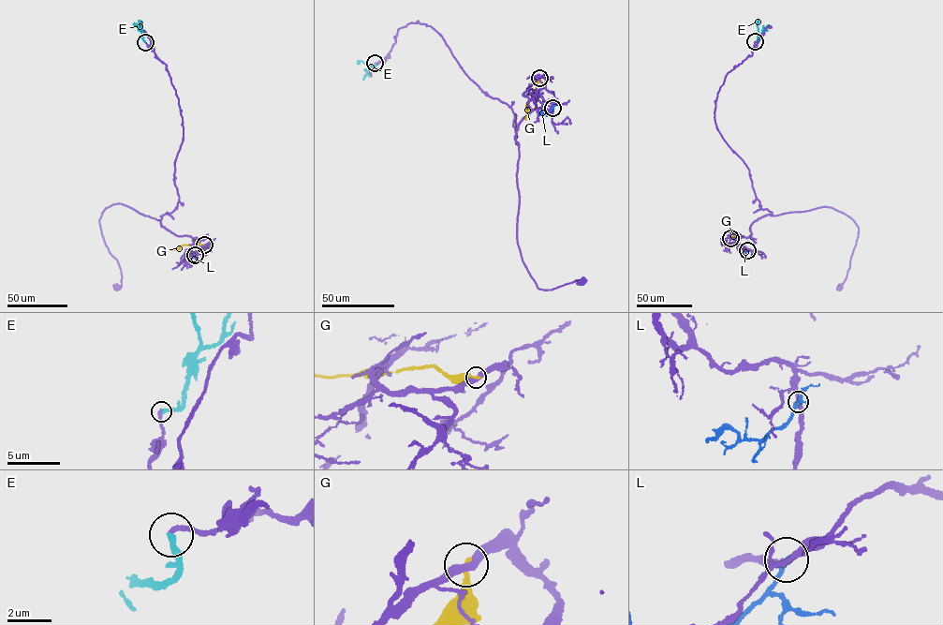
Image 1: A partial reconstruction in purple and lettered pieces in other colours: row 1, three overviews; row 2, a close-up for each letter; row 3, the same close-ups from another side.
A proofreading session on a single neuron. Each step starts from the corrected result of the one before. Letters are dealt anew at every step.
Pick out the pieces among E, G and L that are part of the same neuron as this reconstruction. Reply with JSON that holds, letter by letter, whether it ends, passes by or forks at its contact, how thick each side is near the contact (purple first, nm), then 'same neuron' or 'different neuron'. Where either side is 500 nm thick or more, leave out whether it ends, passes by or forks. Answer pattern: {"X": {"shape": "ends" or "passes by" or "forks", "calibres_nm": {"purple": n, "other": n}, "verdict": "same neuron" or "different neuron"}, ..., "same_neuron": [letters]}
{"E": {"shape": "ends", "calibres_nm": {"purple": 220, "other": 280}, "verdict": "different neuron"}, "G": {"shape": "ends", "calibres_nm": {"purple": 360, "other": 220}, "verdict": "different neuron"}, "L": {"shape": "ends", "calibres_nm": {"purple": 240, "other": 220}, "verdict": "different neuron"}, "same_neuron": []}

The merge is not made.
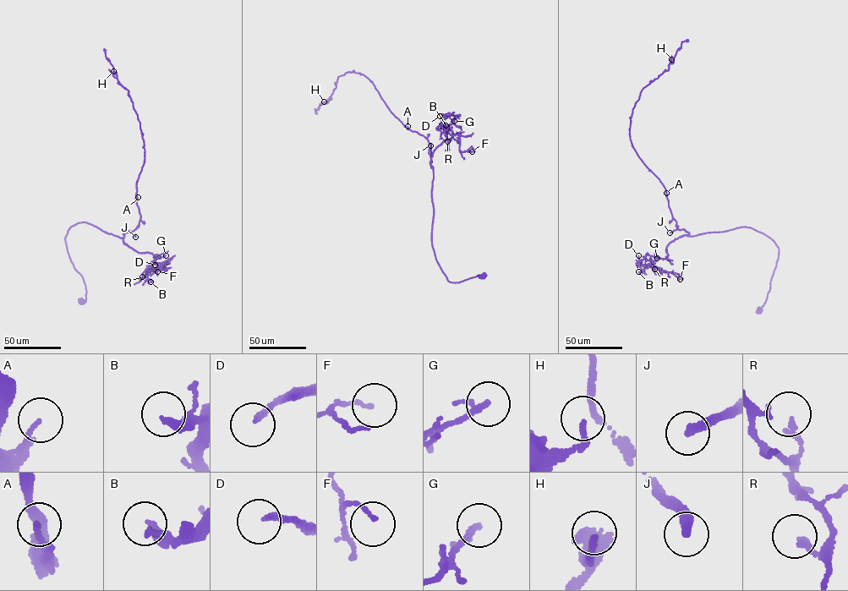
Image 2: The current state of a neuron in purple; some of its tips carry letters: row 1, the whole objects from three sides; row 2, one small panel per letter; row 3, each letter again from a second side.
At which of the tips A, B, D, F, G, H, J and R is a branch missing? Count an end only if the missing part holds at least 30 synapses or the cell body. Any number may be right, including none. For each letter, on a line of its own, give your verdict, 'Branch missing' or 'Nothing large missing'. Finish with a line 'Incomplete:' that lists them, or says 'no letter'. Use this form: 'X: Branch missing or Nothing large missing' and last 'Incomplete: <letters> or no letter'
A: Nothing large missing
B: Nothing large missing
D: Nothing large missing
F: Nothing large missing
G: Nothing large missing
H: Nothing large missing
J: Branch missing
R: Nothing large missing
Incomplete: J

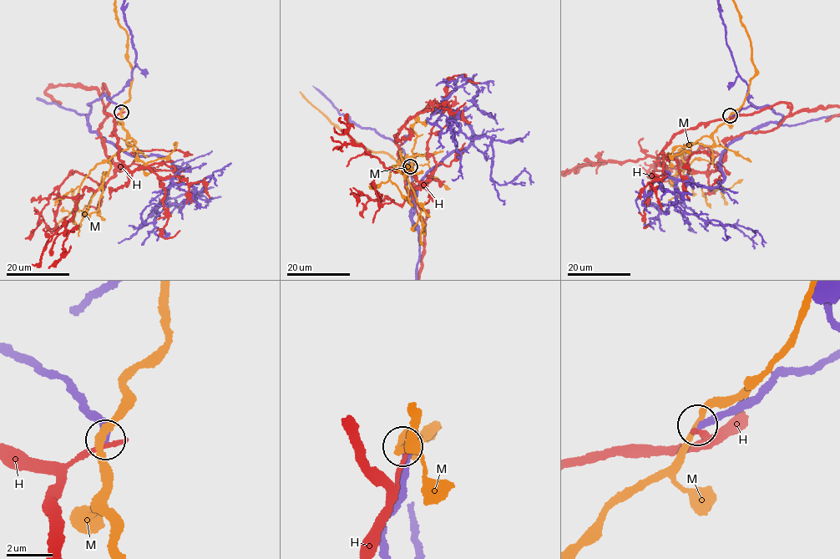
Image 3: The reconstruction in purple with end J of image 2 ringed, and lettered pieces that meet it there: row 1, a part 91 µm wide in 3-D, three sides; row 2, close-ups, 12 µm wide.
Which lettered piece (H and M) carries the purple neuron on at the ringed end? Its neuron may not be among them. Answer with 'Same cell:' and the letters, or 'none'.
Same cell: none

